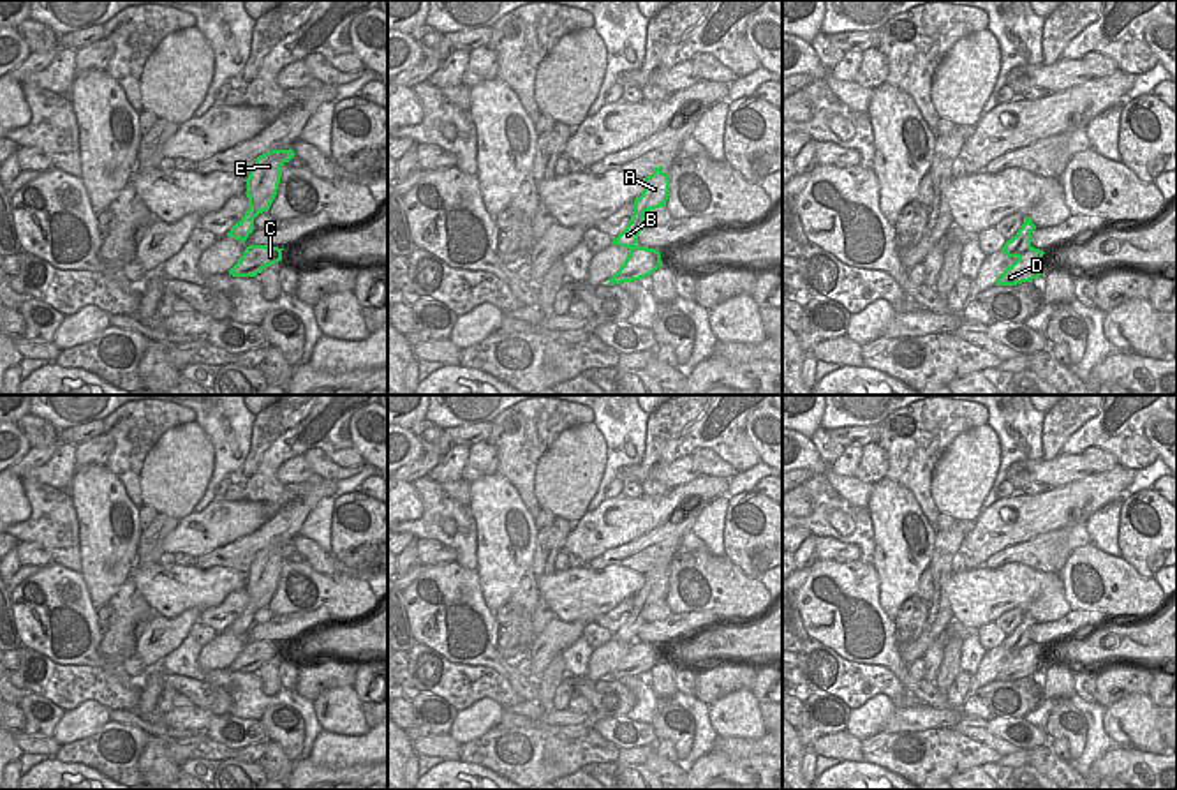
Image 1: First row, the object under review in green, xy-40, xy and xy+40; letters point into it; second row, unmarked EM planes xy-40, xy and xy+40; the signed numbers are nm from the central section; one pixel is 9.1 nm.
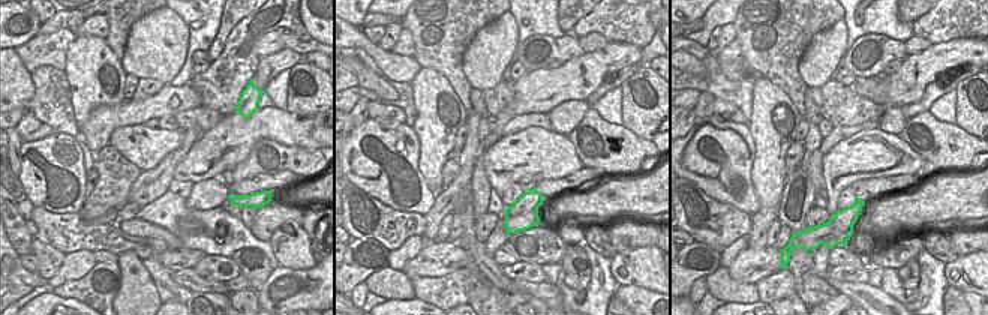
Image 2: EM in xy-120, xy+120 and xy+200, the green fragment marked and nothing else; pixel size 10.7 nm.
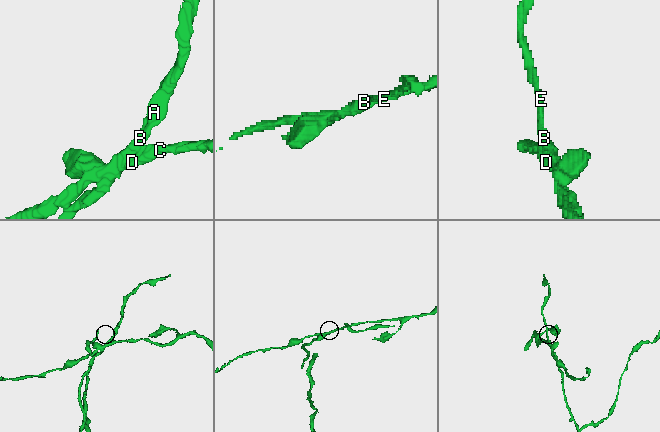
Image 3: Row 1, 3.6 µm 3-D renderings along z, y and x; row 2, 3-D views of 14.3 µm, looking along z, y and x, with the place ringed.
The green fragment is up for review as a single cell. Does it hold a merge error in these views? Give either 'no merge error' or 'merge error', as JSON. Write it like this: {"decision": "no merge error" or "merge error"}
{"decision": "merge error"}

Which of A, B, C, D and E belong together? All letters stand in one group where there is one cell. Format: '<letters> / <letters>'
A B E / C D

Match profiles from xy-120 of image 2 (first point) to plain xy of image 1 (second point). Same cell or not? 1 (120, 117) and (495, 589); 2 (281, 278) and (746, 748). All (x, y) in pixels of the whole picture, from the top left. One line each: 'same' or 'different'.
1: different
2: same

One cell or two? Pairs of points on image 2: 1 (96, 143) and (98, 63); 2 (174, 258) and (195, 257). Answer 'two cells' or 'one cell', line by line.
1: two cells
2: one cell

